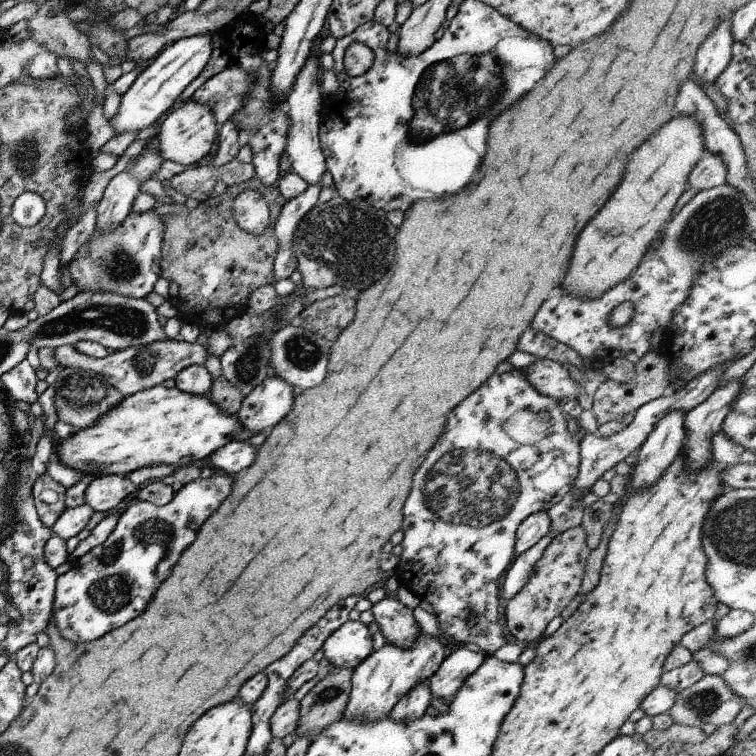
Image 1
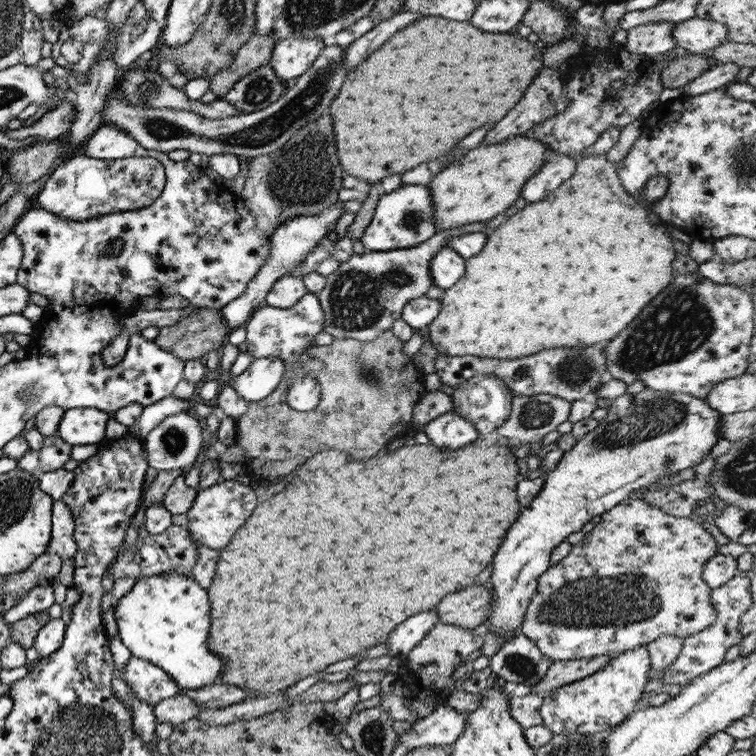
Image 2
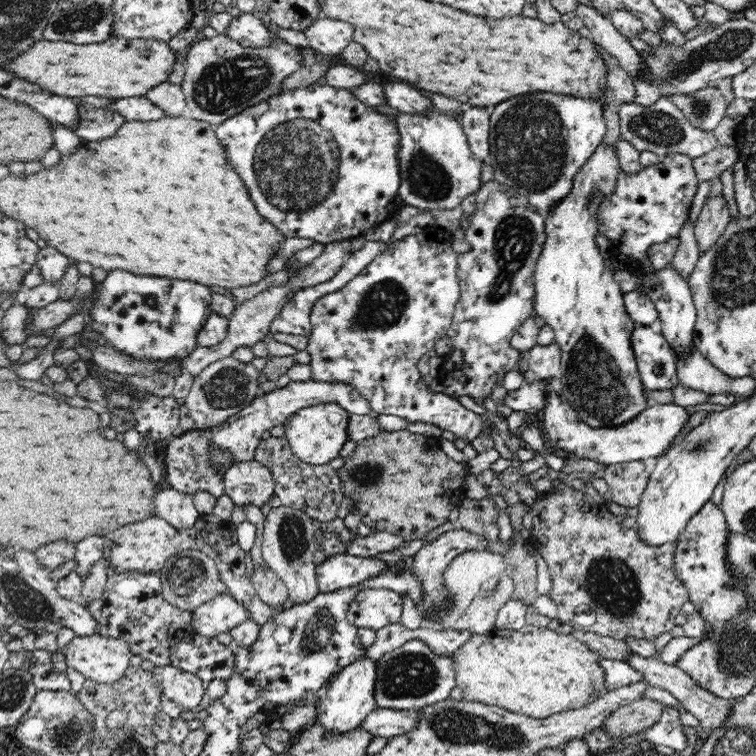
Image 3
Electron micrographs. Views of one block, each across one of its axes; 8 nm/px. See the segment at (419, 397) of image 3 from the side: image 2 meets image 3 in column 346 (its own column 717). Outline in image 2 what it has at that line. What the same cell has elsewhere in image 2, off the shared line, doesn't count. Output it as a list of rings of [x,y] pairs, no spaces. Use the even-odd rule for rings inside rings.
[[[698,272],[687,275],[674,275],[674,280],[660,292],[660,296],[652,298],[642,312],[636,316],[636,320],[632,320],[632,324],[627,326],[618,336],[614,337],[611,341],[603,344],[605,347],[605,356],[607,356],[607,363],[605,370],[611,374],[613,378],[623,380],[626,384],[630,385],[633,382],[643,382],[644,386],[652,390],[659,390],[660,392],[683,392],[684,394],[691,394],[694,398],[706,398],[707,394],[723,380],[728,380],[742,376],[746,372],[748,366],[748,356],[750,356],[749,346],[752,340],[753,330],[755,327],[754,322],[755,304],[753,298],[747,292],[736,284],[716,284],[711,280],[705,279],[704,276]]]

